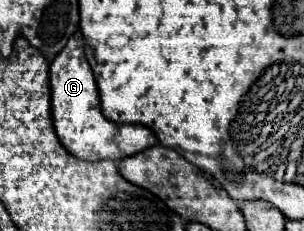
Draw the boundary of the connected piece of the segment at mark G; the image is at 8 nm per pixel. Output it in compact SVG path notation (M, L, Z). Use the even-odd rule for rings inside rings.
M76 31L72 39L68 39L68 45L52 61L50 89L52 89L52 121L56 135L64 145L64 149L74 157L84 161L100 161L100 159L120 161L158 143L148 127L118 125L102 115L98 87L92 69L84 57L84 39L80 31Z

